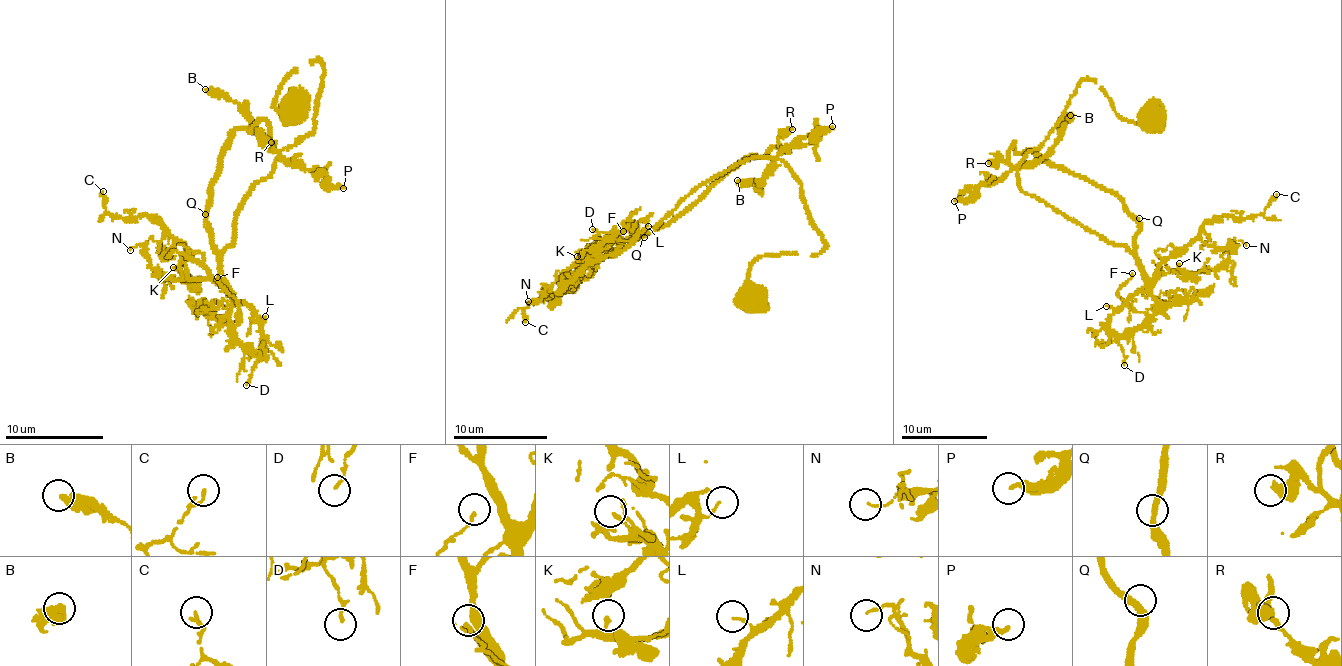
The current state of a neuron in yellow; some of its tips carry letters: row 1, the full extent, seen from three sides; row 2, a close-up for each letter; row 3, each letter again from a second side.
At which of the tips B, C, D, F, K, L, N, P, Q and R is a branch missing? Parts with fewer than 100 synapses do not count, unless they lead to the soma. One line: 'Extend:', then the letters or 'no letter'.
Extend: no letter

